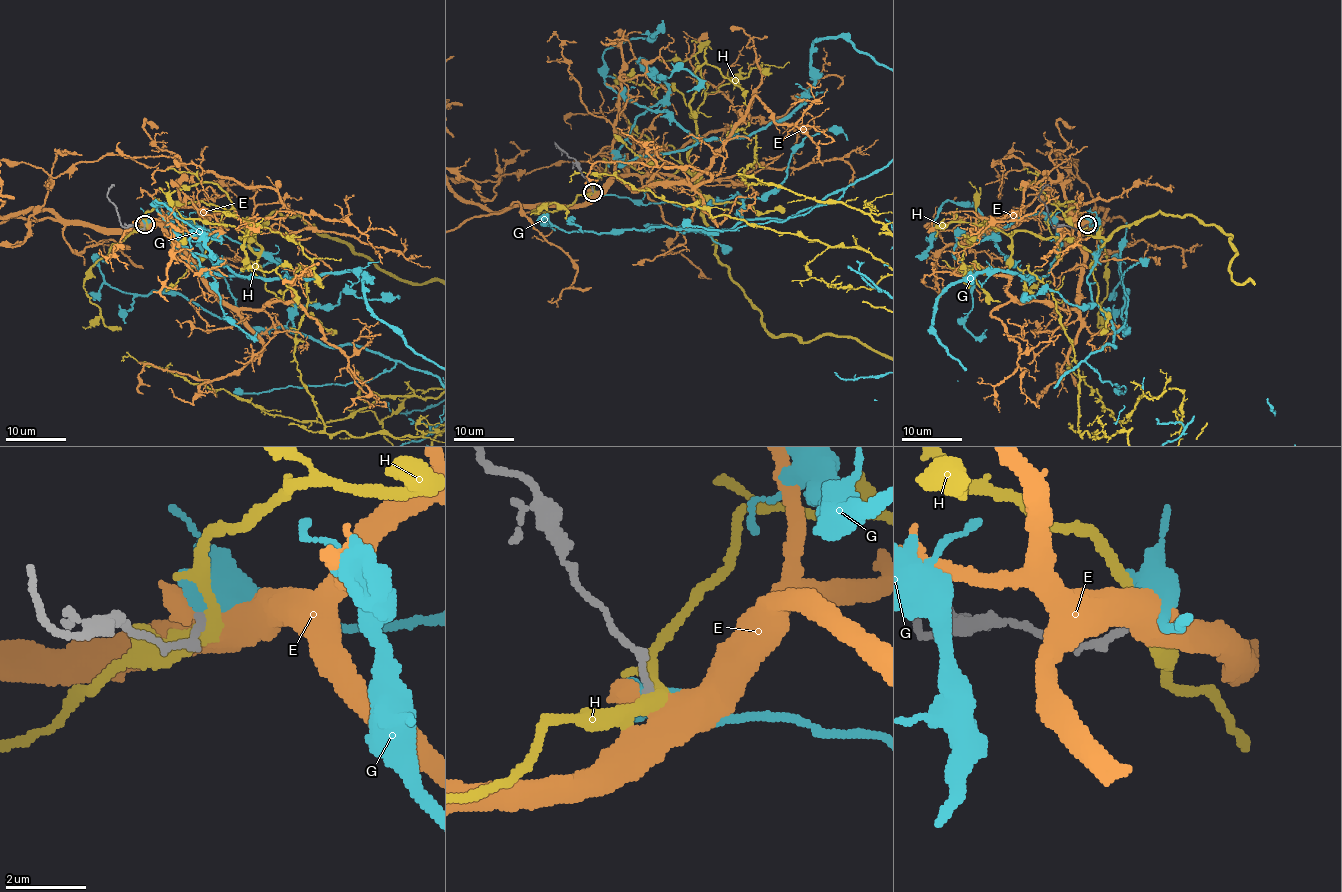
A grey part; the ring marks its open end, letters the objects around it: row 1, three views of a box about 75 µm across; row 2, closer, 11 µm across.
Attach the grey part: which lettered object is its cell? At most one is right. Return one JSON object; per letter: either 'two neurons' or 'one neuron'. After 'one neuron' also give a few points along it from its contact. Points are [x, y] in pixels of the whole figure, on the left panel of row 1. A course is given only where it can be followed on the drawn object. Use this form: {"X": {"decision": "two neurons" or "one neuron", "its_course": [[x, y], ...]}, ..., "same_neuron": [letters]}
{"E": {"decision": "two neurons"}, "G": {"decision": "two neurons"}, "H": {"decision": "two neurons"}, "same_neuron": []}

